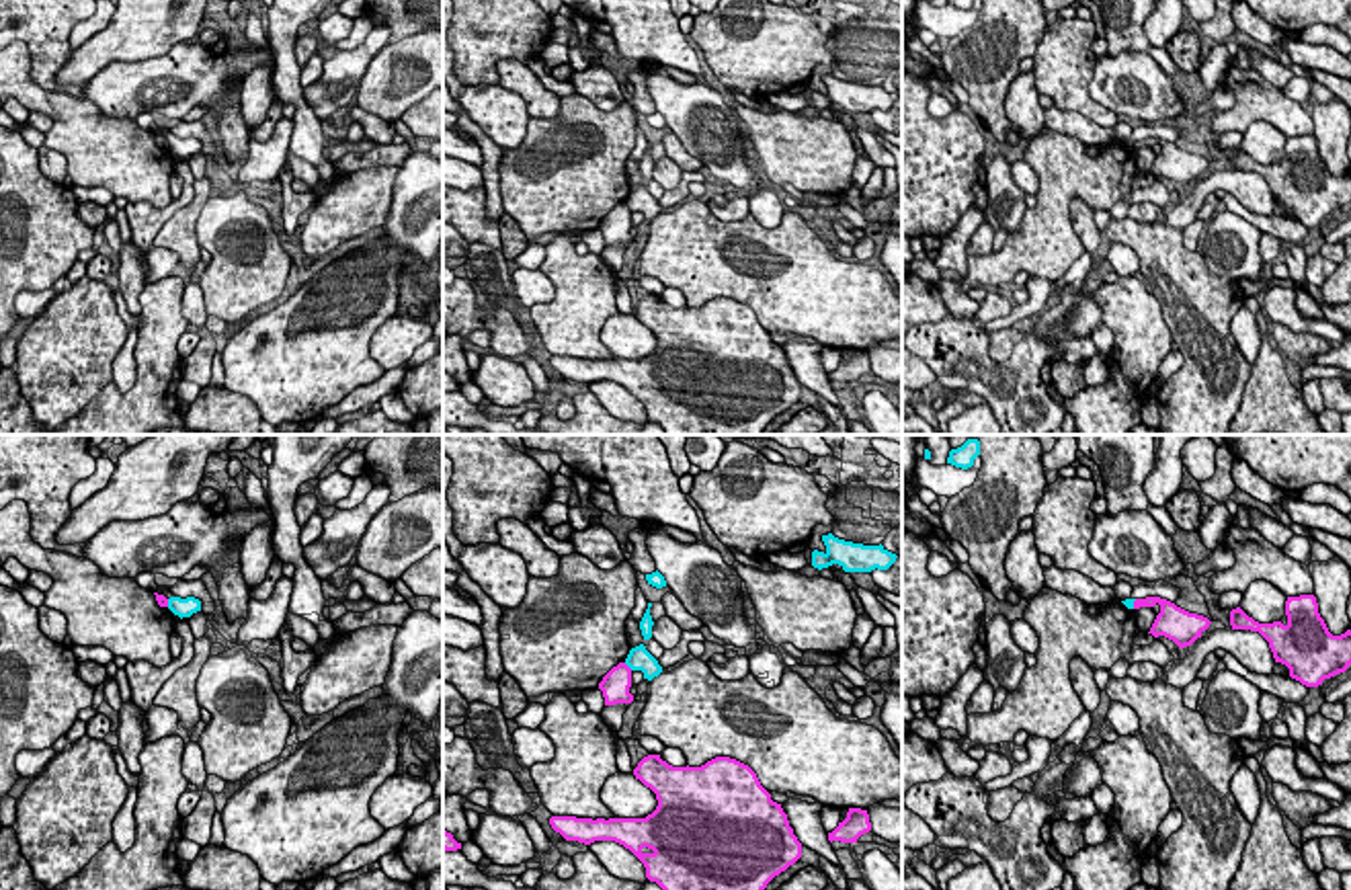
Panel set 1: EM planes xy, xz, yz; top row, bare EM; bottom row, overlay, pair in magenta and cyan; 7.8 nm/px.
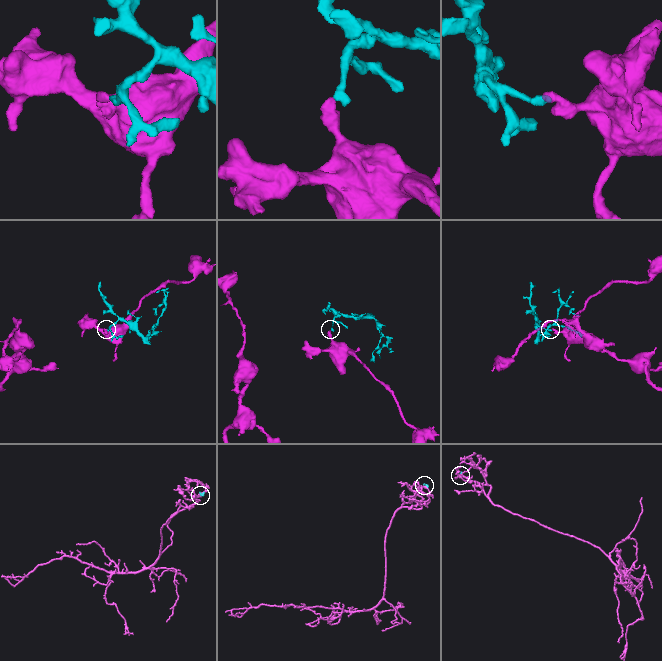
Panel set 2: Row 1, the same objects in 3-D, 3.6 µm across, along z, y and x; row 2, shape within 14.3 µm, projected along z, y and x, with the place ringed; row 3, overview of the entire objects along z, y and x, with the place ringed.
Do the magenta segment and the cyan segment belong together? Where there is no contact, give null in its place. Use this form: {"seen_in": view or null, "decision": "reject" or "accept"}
{"seen_in": "xz", "decision": "reject"}

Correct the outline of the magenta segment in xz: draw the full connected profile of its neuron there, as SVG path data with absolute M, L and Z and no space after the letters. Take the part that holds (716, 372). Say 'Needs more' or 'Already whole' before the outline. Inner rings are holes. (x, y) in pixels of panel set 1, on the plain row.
Already whole. M648 295L633 316L658 340L646 359L551 357L551 369L566 381L623 386L664 435L761 435L802 398L781 345L736 299L672 308Z

